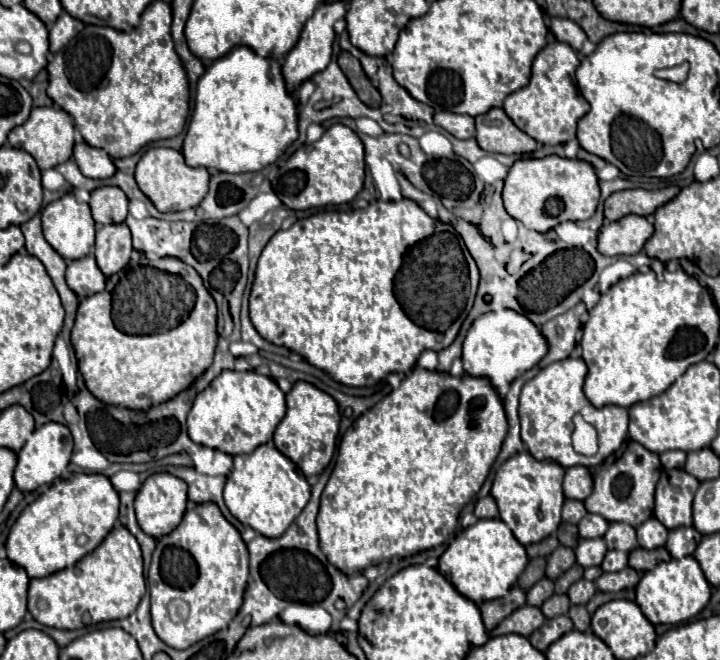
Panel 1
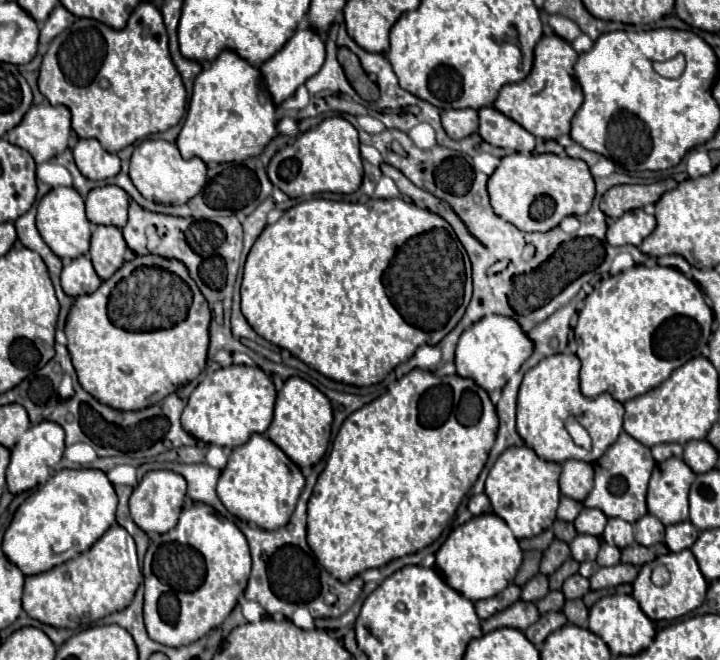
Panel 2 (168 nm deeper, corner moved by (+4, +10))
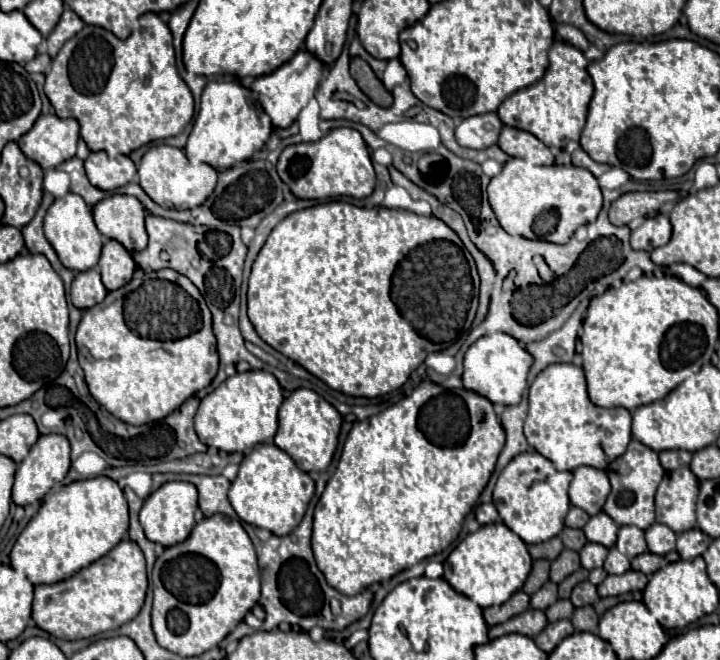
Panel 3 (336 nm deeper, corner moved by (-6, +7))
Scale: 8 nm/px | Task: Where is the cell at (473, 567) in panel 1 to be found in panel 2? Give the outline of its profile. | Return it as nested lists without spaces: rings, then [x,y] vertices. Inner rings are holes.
[[[484,514],[468,520],[450,532],[446,542],[436,552],[436,568],[456,592],[468,600],[478,602],[480,598],[494,598],[508,586],[522,564],[522,550],[518,540],[506,522],[496,514]]]

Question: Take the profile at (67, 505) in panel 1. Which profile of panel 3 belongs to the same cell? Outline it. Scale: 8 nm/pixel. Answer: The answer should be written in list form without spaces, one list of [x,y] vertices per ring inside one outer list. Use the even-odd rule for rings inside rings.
[[[92,477],[72,481],[42,503],[40,511],[16,539],[10,553],[10,563],[34,585],[58,583],[98,557],[104,557],[118,541],[126,537],[126,531],[128,503],[114,479]]]

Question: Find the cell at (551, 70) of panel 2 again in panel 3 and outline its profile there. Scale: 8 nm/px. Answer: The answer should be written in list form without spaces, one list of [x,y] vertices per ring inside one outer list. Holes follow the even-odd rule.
[[[556,41],[548,51],[548,69],[540,81],[512,93],[498,107],[498,115],[504,125],[528,131],[536,135],[548,147],[566,147],[568,141],[578,141],[580,131],[586,123],[588,103],[592,99],[594,87],[588,75],[588,59],[574,45]]]

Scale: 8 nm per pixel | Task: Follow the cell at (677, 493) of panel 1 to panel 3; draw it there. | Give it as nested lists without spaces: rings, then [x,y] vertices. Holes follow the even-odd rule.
[[[684,465],[674,471],[666,471],[656,491],[656,521],[682,533],[682,529],[694,529],[696,525],[696,499],[700,481]]]

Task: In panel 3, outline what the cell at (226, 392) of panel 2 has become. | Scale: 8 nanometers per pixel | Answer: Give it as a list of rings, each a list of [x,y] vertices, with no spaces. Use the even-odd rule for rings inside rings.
[[[236,373],[200,401],[200,407],[194,417],[194,427],[202,443],[214,445],[226,453],[242,453],[258,443],[270,441],[276,435],[280,405],[282,387],[272,373]]]

